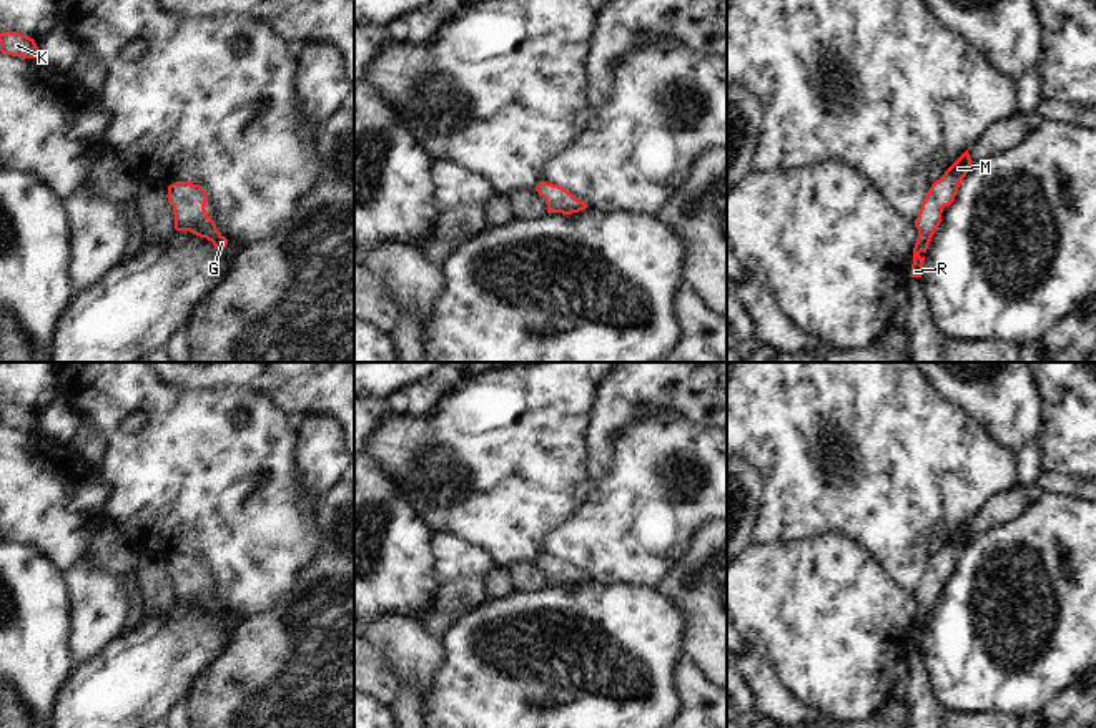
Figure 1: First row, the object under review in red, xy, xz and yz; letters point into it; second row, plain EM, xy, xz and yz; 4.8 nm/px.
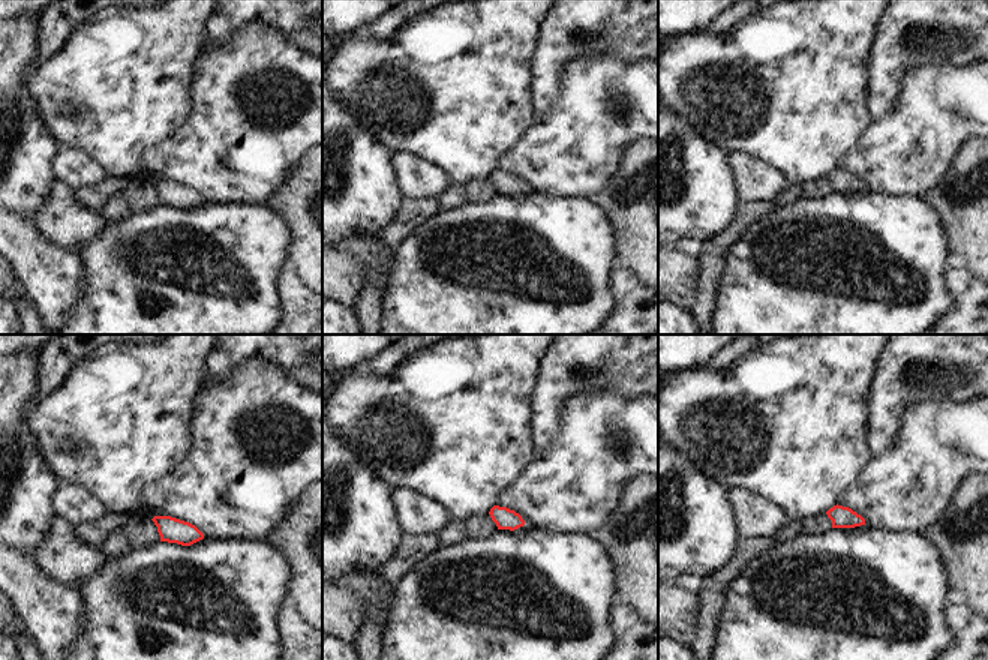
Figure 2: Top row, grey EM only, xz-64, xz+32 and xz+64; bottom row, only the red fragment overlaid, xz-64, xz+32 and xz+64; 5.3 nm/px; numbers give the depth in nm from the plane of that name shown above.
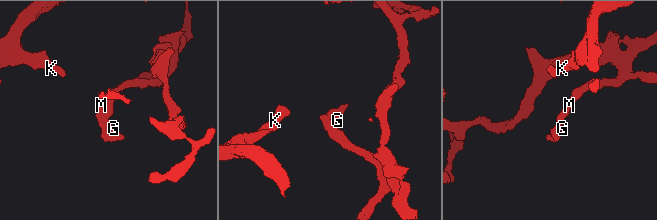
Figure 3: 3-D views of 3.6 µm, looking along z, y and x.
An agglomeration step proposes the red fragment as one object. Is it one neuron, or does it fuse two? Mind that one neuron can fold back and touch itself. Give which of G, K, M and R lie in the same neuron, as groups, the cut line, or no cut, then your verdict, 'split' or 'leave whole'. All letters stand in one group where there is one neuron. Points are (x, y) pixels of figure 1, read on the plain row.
groups G K M R; cut none; leave whole

